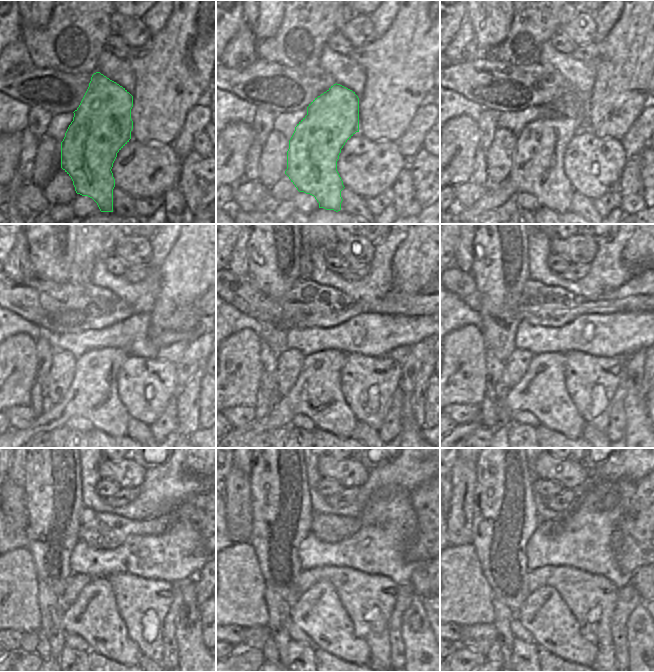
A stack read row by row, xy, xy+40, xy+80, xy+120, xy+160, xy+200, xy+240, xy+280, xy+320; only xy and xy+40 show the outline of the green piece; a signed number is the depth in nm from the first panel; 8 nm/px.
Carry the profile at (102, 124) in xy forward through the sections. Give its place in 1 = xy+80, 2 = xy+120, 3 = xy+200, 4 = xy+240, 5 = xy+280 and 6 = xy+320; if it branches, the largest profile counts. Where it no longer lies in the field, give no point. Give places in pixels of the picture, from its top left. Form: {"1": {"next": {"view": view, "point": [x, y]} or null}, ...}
{"1": {"next": {"view": "xy+80", "point": [537, 168]}}, "2": {"next": {"view": "xy+120", "point": [92, 394]}}, "3": {"next": {"view": "xy+200", "point": [541, 391]}}, "4": {"next": {"view": "xy+240", "point": [94, 616]}}, "5": {"next": {"view": "xy+280", "point": [319, 612]}}, "6": {"next": {"view": "xy+320", "point": [544, 613]}}}

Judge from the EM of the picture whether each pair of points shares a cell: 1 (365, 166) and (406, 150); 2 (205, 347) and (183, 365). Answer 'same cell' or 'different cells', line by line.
1: different cells
2: same cell

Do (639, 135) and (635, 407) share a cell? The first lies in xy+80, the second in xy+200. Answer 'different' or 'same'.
same

